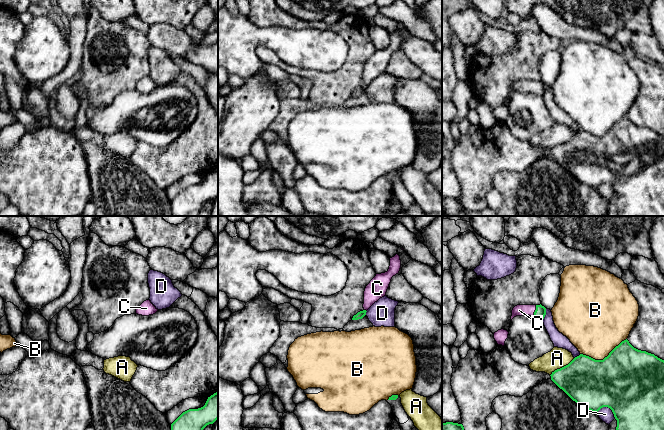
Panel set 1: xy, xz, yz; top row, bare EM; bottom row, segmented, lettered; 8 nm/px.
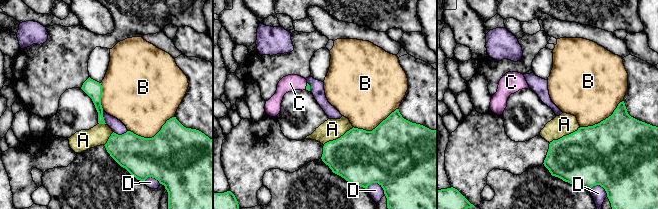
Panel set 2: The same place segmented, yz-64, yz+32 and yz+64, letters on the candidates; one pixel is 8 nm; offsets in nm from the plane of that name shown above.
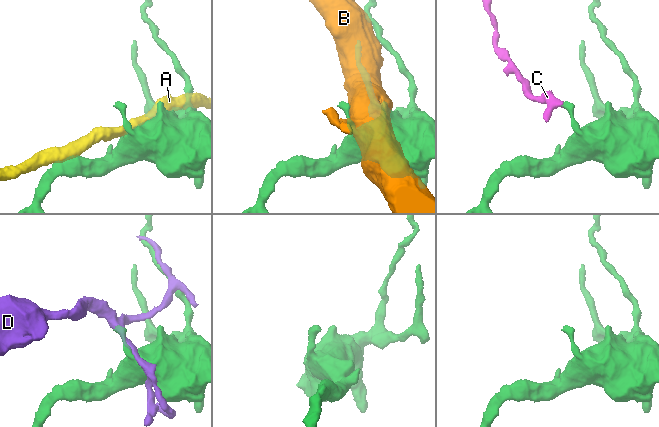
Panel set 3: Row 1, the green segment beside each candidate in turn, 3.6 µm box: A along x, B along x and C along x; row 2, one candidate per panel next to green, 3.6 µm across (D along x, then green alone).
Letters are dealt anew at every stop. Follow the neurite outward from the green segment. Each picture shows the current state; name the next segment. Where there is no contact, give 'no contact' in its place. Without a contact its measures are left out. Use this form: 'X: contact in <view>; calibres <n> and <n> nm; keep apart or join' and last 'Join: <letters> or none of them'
A: contact in yz; calibres 380 and 160 nm; keep apart
B: contact in yz; calibres 500 and 420 nm; keep apart
C: contact in yz; calibres 90 and 90 nm; join
D: contact in yz; calibres 500 and 110 nm; keep apart
Join: C

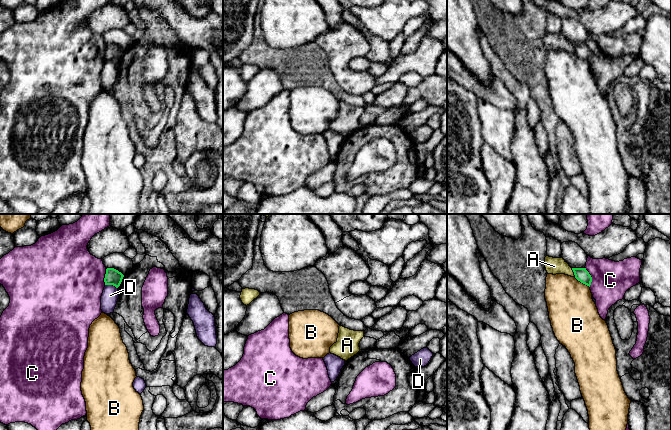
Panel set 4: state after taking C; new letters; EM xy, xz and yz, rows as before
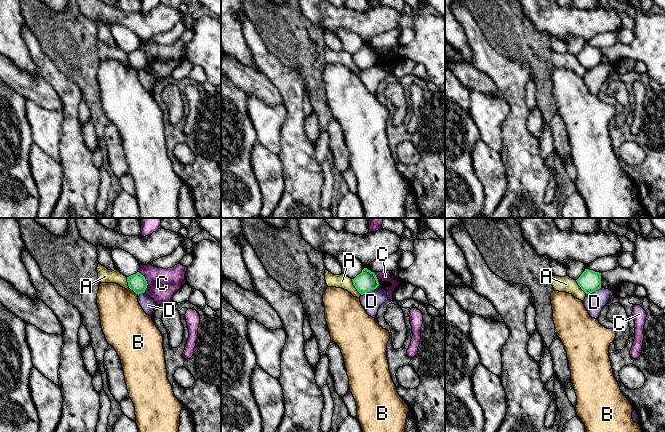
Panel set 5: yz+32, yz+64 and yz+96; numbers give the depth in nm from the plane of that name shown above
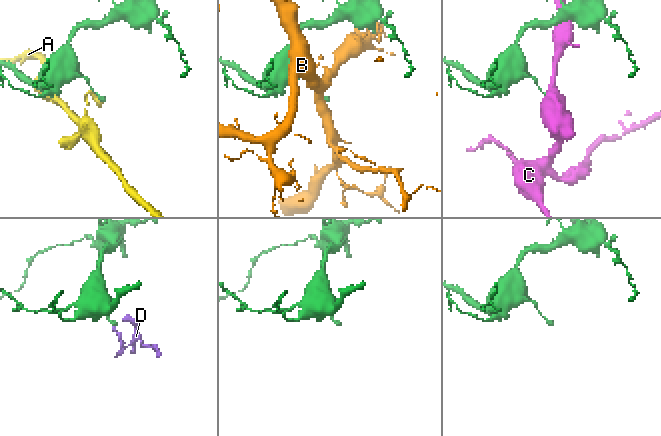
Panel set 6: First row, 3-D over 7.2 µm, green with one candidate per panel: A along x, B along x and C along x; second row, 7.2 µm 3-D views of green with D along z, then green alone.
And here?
A: contact in yz; calibres 110 and 130 nm; keep apart
B: contact in yz; calibres 110 and 380 nm; keep apart
C: contact in yz; calibres 110 and 300 nm; keep apart
D: contact in xy; calibres 130 and 140 nm; keep apart
Join: none of them

